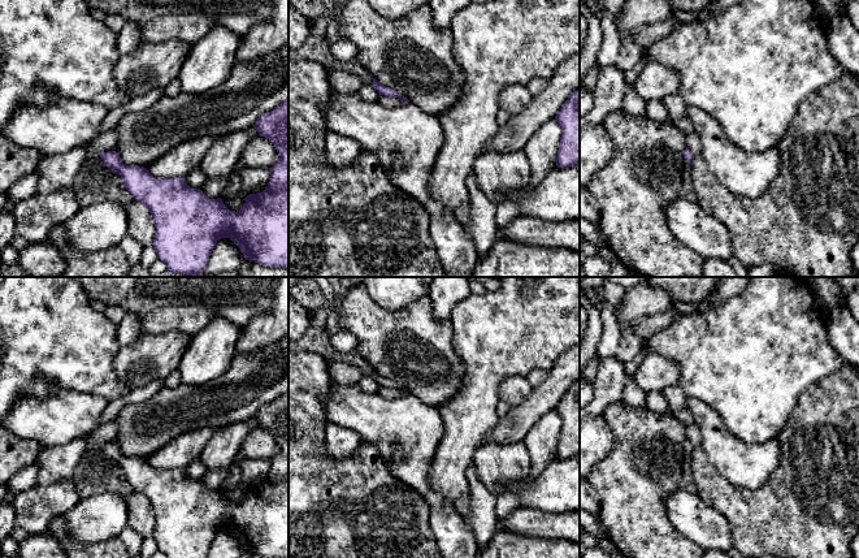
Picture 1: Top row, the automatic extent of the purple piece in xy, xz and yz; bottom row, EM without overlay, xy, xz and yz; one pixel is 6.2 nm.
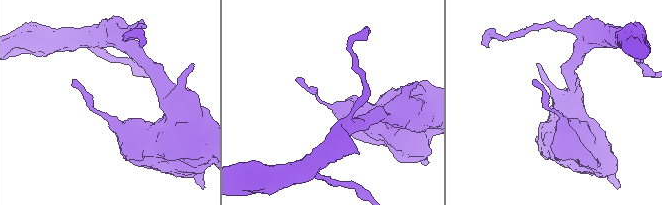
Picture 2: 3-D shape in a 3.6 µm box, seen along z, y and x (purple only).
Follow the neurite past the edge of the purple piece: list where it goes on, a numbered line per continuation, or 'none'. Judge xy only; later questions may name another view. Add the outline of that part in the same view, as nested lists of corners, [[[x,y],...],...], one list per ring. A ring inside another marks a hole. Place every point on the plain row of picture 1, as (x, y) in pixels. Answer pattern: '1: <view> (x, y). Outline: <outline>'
1: xy (107, 432). Outline: [[[114,419],[97,427],[90,438],[95,438],[101,444],[108,444],[114,441],[117,433],[118,433],[118,421]]]

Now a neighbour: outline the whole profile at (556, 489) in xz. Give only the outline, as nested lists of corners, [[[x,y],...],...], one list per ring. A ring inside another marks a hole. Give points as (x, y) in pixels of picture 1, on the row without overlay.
[[[580,455],[550,462],[537,479],[529,476],[507,483],[499,494],[513,494],[520,498],[520,506],[534,507],[550,514],[580,511]]]

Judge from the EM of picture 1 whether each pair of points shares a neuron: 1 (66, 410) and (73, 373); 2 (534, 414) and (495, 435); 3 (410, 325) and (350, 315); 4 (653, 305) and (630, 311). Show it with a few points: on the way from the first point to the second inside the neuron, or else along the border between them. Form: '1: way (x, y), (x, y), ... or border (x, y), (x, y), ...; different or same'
1: border (100, 396), (51, 390), (40, 398); different
2: way (525, 415), (504, 432); same
3: way (395, 325), (373, 325), (364, 319); same
4: way (647, 305), (636, 306); same

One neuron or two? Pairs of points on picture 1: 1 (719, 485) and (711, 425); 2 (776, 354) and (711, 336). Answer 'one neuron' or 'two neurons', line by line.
1: two neurons
2: one neuron

